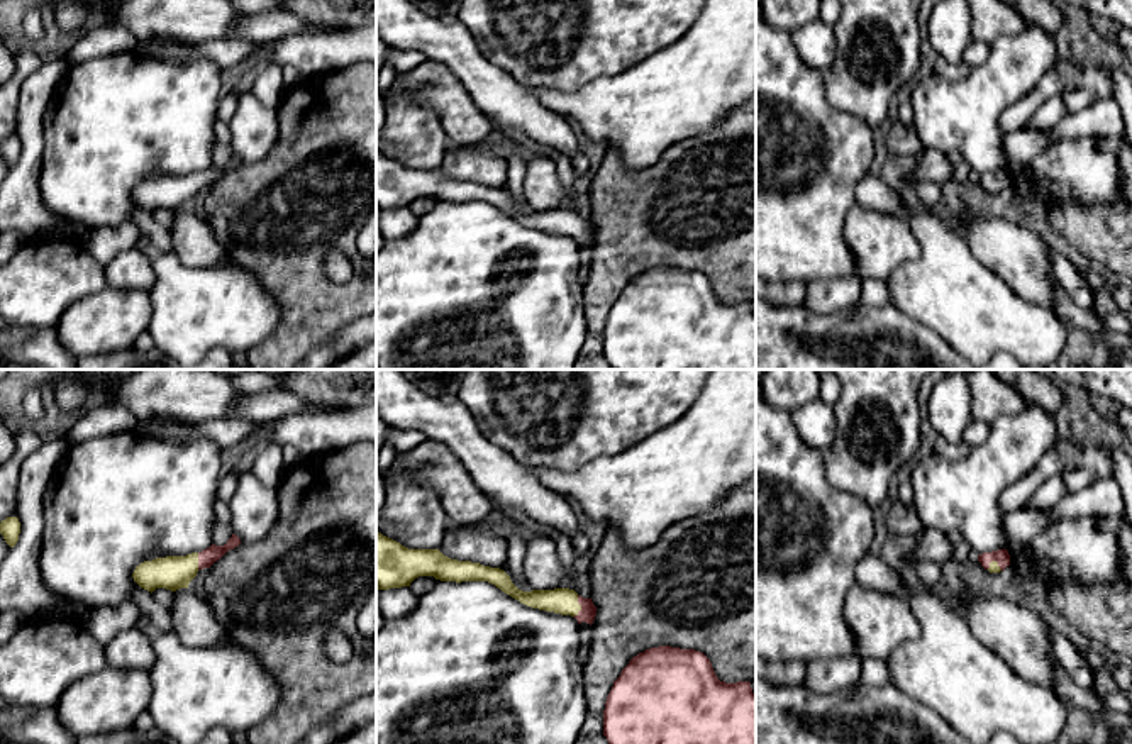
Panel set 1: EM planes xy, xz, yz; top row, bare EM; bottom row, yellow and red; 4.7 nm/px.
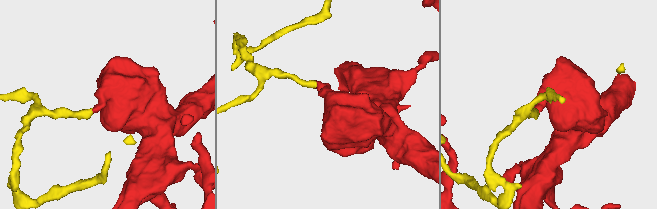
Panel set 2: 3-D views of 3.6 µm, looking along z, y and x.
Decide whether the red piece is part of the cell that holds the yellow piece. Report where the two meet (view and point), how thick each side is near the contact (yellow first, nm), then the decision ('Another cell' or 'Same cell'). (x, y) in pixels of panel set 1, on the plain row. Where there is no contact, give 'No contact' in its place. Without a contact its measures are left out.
Touches yellow at xz (580, 226). Thickness 130 nm (yellow) against 80 nm. Same cell

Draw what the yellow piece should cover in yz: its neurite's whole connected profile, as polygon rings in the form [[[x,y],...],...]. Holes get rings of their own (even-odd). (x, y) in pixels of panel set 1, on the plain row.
[[[998,169],[998,171],[991,171],[991,173],[979,175],[978,176],[978,181],[990,193],[1000,193],[1007,186],[1010,186],[1010,175],[1008,175],[1007,169]]]

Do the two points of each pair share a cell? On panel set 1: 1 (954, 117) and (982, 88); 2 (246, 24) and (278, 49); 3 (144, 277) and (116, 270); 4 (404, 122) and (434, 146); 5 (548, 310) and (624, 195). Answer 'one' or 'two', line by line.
1: one
2: two
3: one
4: one
5: two

